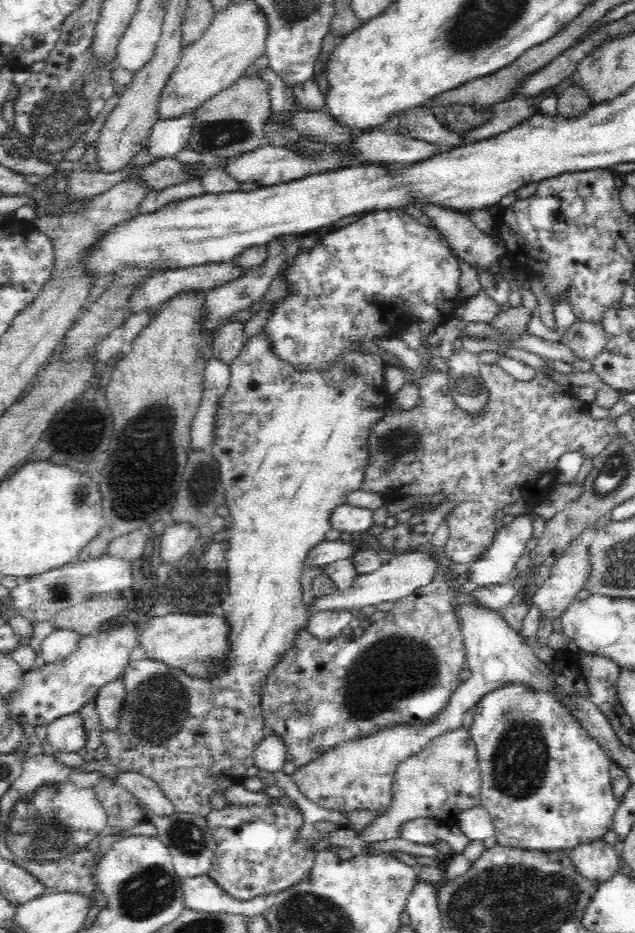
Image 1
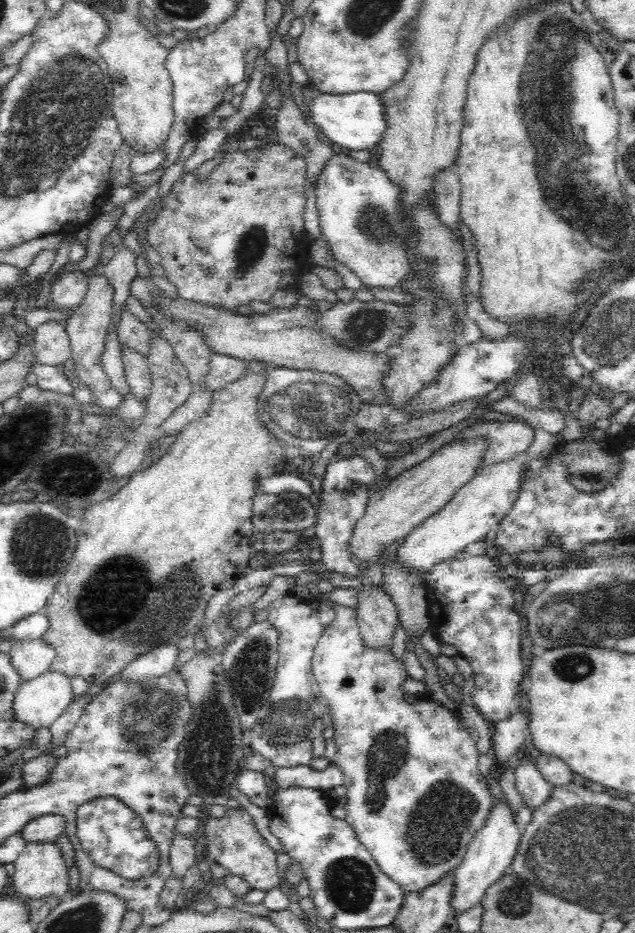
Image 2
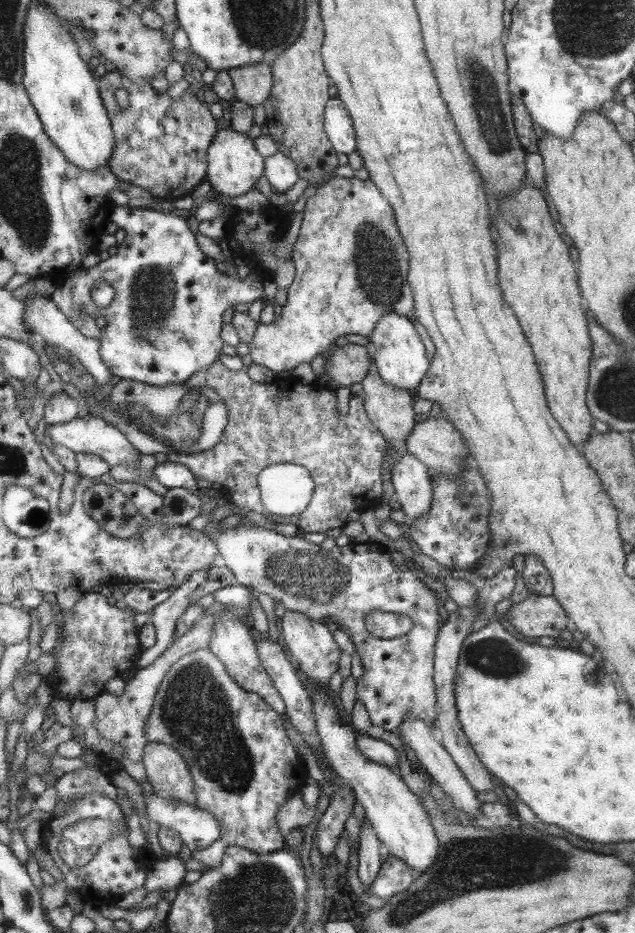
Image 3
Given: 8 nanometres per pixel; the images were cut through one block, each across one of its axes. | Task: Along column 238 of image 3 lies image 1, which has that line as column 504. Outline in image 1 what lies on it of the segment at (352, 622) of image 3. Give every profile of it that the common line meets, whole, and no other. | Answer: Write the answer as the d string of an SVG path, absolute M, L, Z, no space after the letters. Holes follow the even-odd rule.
M520 515L502 528L498 527L493 543L483 552L476 564L470 565L469 582L479 588L513 582L515 567L532 538L532 520Z

